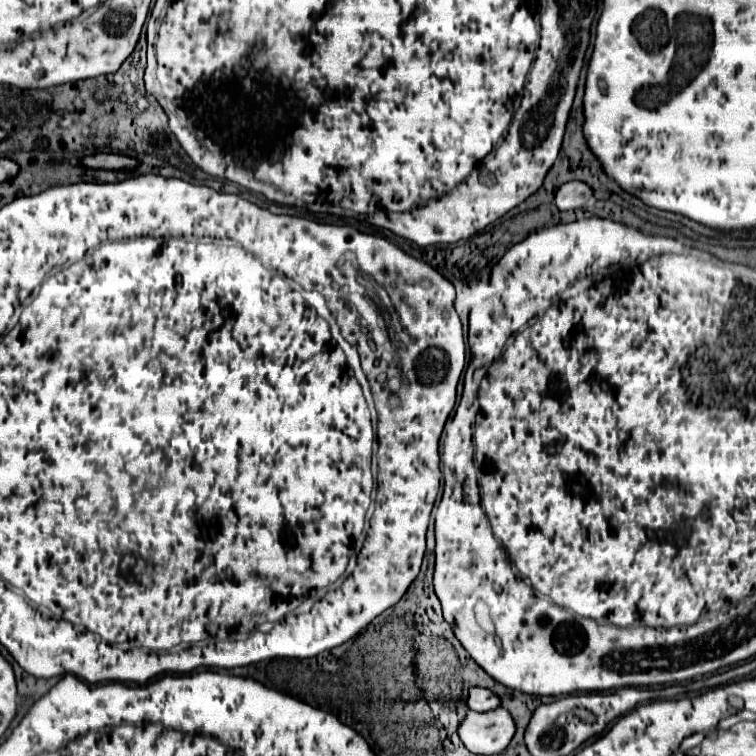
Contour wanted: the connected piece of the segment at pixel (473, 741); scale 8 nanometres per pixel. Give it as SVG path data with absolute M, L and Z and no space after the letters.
M503 707L485 713L469 711L459 727L459 737L471 753L495 755L511 743L515 729L513 717Z

